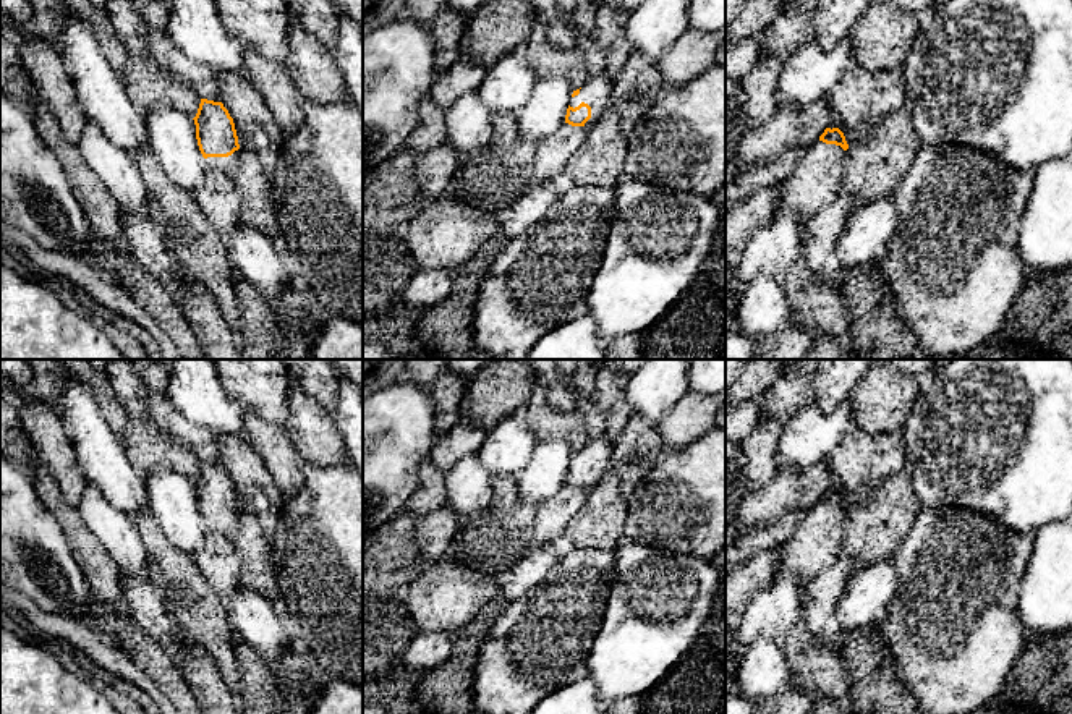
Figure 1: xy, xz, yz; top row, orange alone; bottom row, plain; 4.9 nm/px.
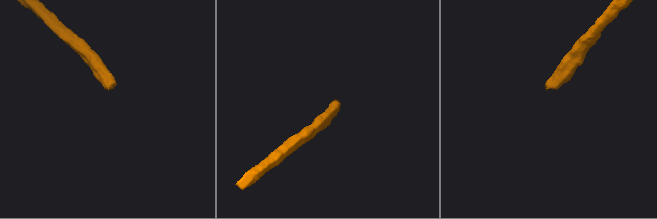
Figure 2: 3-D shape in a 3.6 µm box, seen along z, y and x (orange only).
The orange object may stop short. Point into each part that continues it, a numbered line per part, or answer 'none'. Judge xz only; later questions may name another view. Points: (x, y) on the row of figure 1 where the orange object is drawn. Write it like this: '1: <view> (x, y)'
1: xz (596, 91)

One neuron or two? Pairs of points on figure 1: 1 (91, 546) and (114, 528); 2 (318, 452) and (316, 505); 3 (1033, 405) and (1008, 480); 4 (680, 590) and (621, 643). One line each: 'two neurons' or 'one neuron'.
1: two neurons
2: two neurons
3: one neuron
4: one neuron

